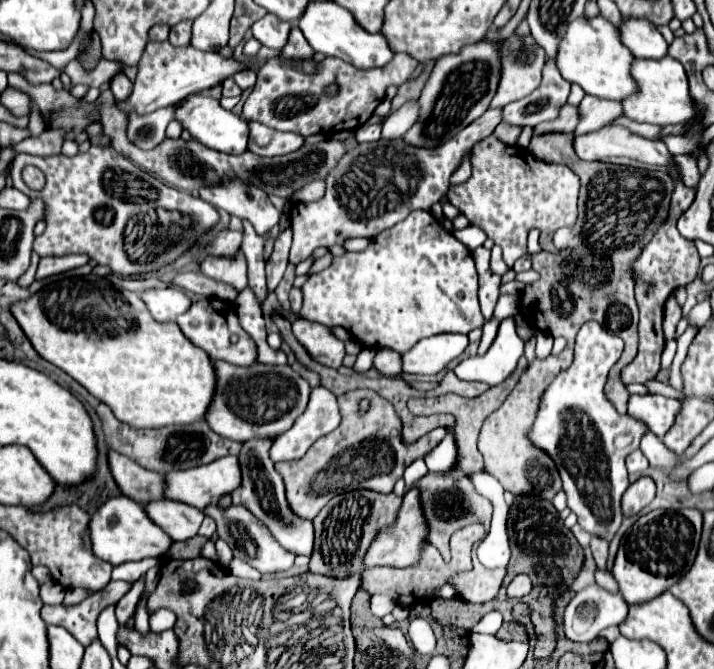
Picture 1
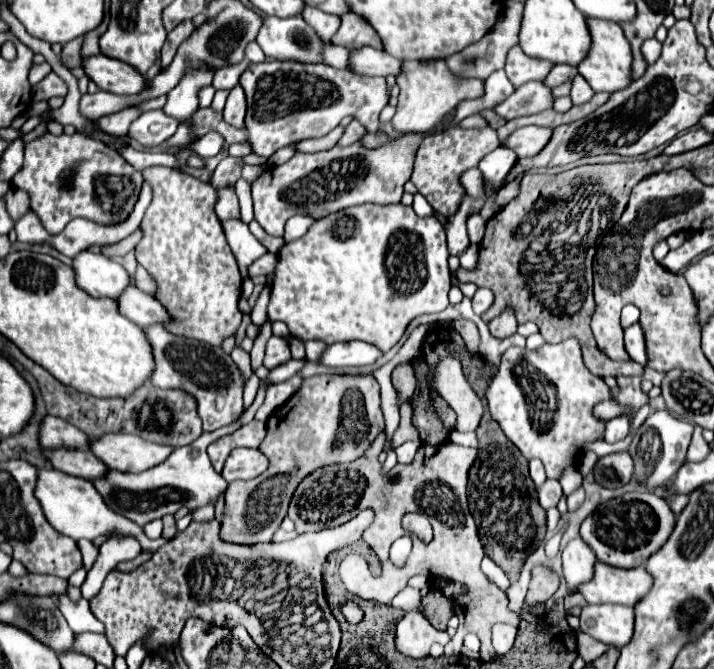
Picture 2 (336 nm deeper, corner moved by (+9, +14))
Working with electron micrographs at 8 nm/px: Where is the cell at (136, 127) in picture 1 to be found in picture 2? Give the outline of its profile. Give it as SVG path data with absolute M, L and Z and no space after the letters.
M163 110L143 112L129 128L129 136L145 148L153 148L171 138L181 122L163 114Z

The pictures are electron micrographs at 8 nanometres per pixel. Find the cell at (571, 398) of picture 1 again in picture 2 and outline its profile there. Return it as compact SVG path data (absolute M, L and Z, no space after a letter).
M569 338L561 344L545 344L537 350L525 350L517 346L507 348L505 354L501 356L501 364L497 372L491 376L487 384L485 398L487 398L487 408L491 412L491 418L499 424L503 434L521 450L521 454L527 460L539 458L545 464L547 478L557 480L561 468L565 468L567 464L577 464L581 454L579 444L601 438L605 422L595 420L593 406L599 400L613 398L613 396L609 392L609 386L585 368L579 342L575 338Z

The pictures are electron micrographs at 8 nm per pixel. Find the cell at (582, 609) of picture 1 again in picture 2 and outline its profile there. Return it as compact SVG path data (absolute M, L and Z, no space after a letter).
M581 538L567 542L563 548L563 574L571 590L577 592L577 586L583 584L583 580L591 580L595 560L593 550Z

